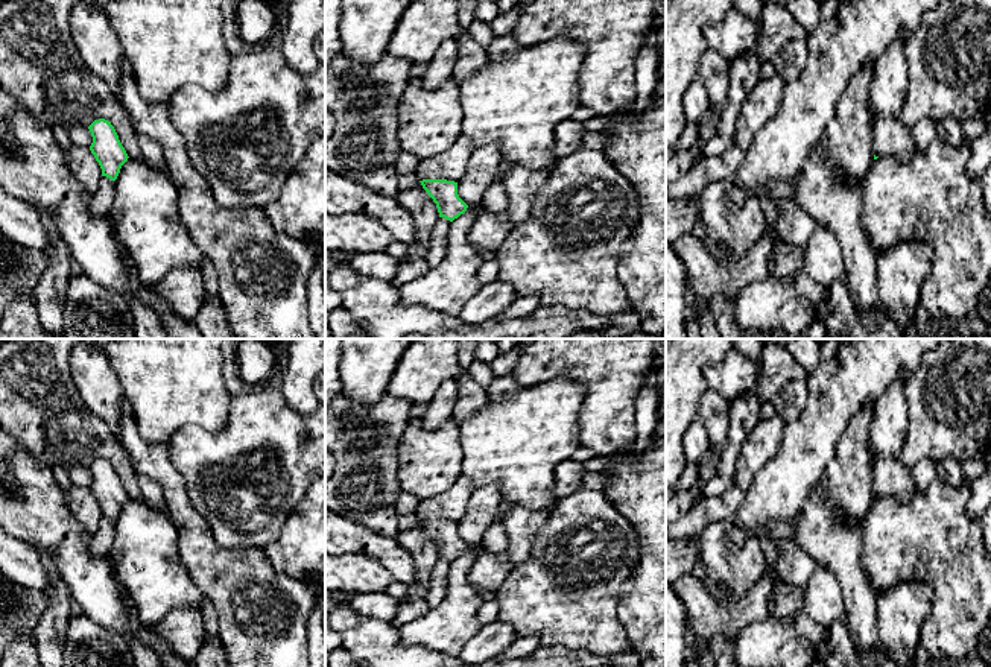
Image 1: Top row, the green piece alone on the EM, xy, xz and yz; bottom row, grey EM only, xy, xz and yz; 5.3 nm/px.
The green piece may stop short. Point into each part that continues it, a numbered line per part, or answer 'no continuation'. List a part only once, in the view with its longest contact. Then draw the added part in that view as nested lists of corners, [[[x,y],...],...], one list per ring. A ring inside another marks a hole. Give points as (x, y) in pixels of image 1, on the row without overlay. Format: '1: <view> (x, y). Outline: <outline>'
no continuation

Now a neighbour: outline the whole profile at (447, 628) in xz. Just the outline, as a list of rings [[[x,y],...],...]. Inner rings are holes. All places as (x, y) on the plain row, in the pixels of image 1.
[[[482,542],[468,545],[467,552],[451,562],[447,579],[448,593],[426,615],[400,626],[403,644],[461,656],[465,644],[482,627],[477,612],[483,599],[468,579],[473,562],[482,552]]]

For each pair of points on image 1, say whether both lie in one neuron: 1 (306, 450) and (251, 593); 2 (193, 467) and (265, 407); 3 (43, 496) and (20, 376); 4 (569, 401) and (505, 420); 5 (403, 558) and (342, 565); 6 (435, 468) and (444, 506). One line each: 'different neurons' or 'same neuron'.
1: different neurons
2: same neuron
3: different neurons
4: same neuron
5: different neurons
6: different neurons

